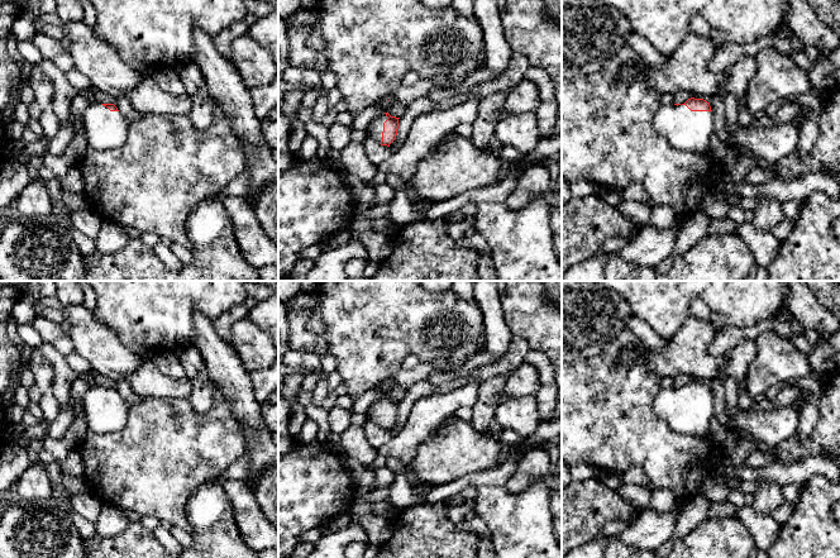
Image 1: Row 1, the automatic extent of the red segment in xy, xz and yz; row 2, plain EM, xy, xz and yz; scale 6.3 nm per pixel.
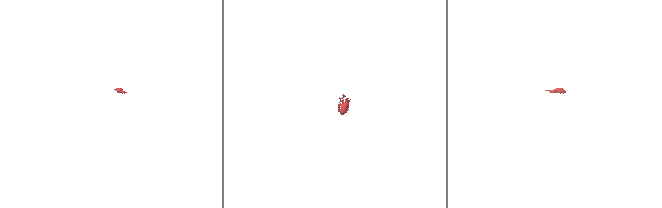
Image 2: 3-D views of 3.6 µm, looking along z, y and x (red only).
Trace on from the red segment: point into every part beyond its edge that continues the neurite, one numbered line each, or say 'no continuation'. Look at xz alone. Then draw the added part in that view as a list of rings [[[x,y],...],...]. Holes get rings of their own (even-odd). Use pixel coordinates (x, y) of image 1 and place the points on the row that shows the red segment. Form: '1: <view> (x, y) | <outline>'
1: xz (405, 95) | [[[420,78],[412,86],[400,86],[390,95],[378,100],[374,105],[380,109],[380,114],[376,115],[368,127],[368,138],[381,144],[383,123],[387,120],[386,114],[390,114],[390,109],[395,104],[410,105],[415,100],[428,97],[430,90],[436,89],[434,81]]]

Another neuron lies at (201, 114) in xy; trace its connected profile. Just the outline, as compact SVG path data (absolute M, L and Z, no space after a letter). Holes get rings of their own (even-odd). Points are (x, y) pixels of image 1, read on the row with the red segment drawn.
M194 62L177 67L186 95L192 101L188 118L196 129L207 129L214 123L215 102L209 95L209 87L201 70Z

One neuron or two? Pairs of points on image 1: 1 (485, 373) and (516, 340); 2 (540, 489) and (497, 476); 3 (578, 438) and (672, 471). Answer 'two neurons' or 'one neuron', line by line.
1: one neuron
2: two neurons
3: one neuron

